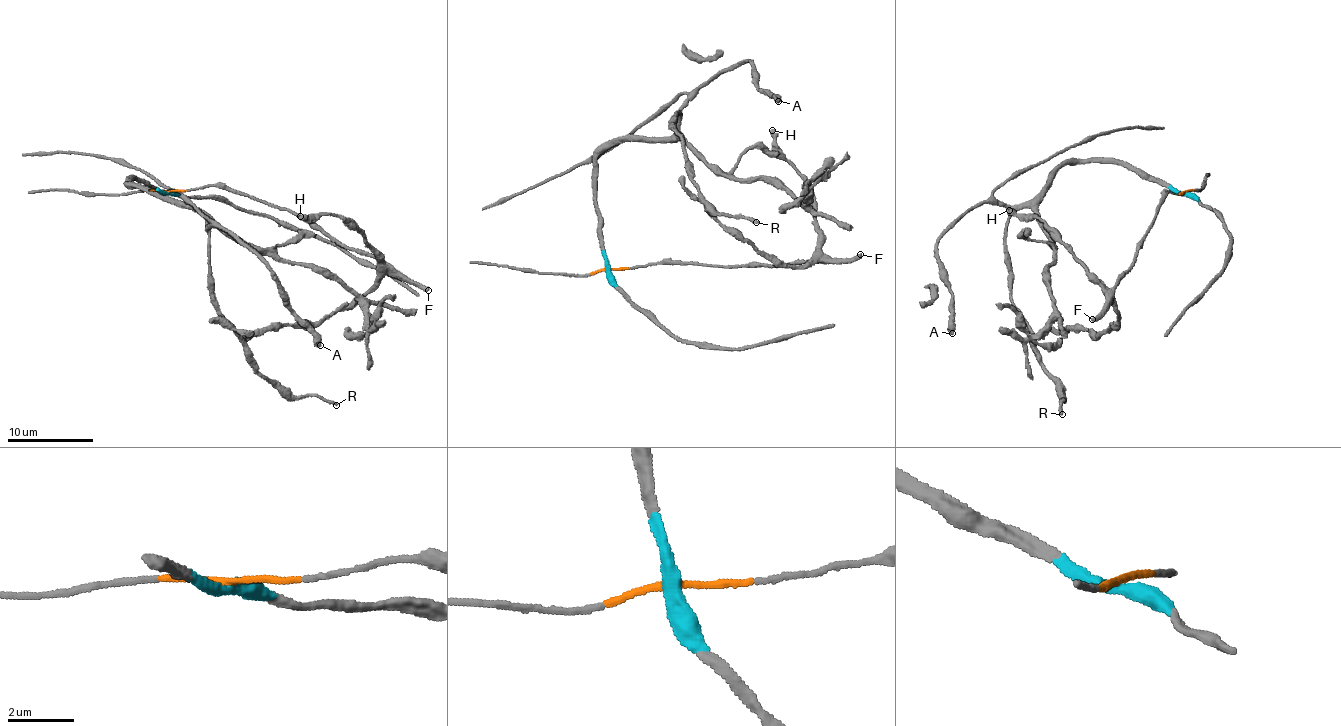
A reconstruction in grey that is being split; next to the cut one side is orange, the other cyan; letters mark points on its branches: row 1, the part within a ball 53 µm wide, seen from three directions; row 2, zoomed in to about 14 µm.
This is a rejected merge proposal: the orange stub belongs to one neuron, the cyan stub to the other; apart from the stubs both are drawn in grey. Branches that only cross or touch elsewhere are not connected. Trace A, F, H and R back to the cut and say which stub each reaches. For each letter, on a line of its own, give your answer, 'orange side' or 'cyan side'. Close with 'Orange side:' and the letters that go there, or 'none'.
A: cyan side
F: orange side
H: orange side
R: cyan side
Orange side: F, H

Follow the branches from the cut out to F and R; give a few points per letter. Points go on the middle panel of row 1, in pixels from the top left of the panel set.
F: (608, 269), (632, 269), (652, 263), (782, 266), (836, 261), (861, 254)
R: (608, 269), (597, 156), (629, 139), (669, 138), (676, 113), (669, 125), (686, 168), (718, 214), (757, 223)

